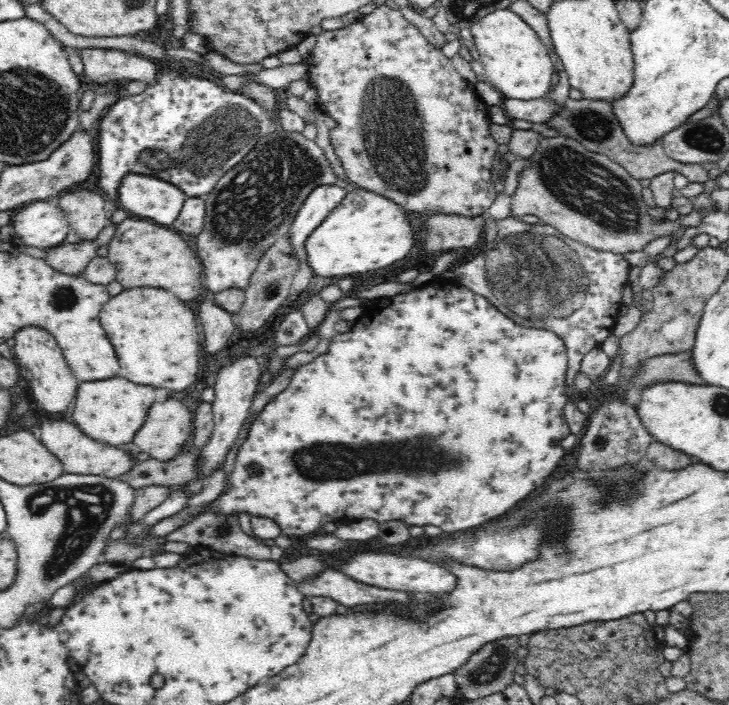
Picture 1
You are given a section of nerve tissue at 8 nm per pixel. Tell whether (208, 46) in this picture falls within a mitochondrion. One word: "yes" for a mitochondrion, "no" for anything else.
no

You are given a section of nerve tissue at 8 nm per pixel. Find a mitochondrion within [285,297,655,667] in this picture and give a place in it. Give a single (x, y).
(421, 456)

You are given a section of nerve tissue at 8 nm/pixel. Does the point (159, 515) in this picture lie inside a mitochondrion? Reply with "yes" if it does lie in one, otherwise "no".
no

